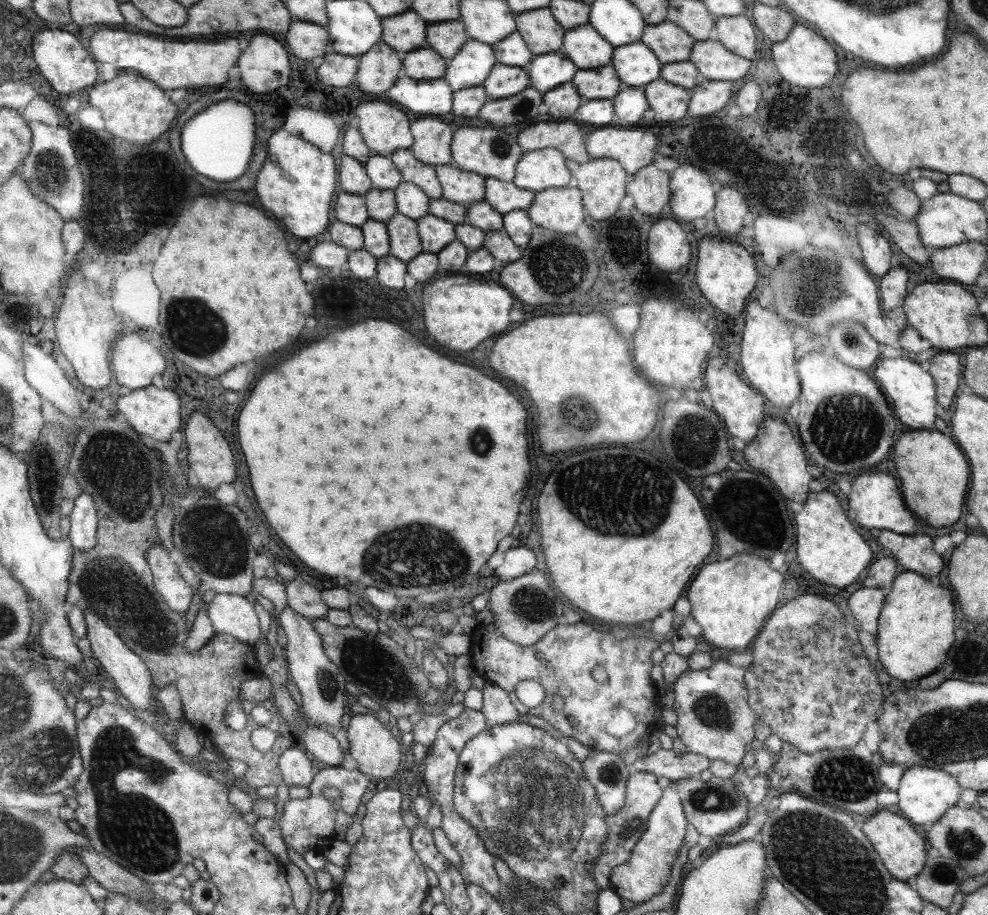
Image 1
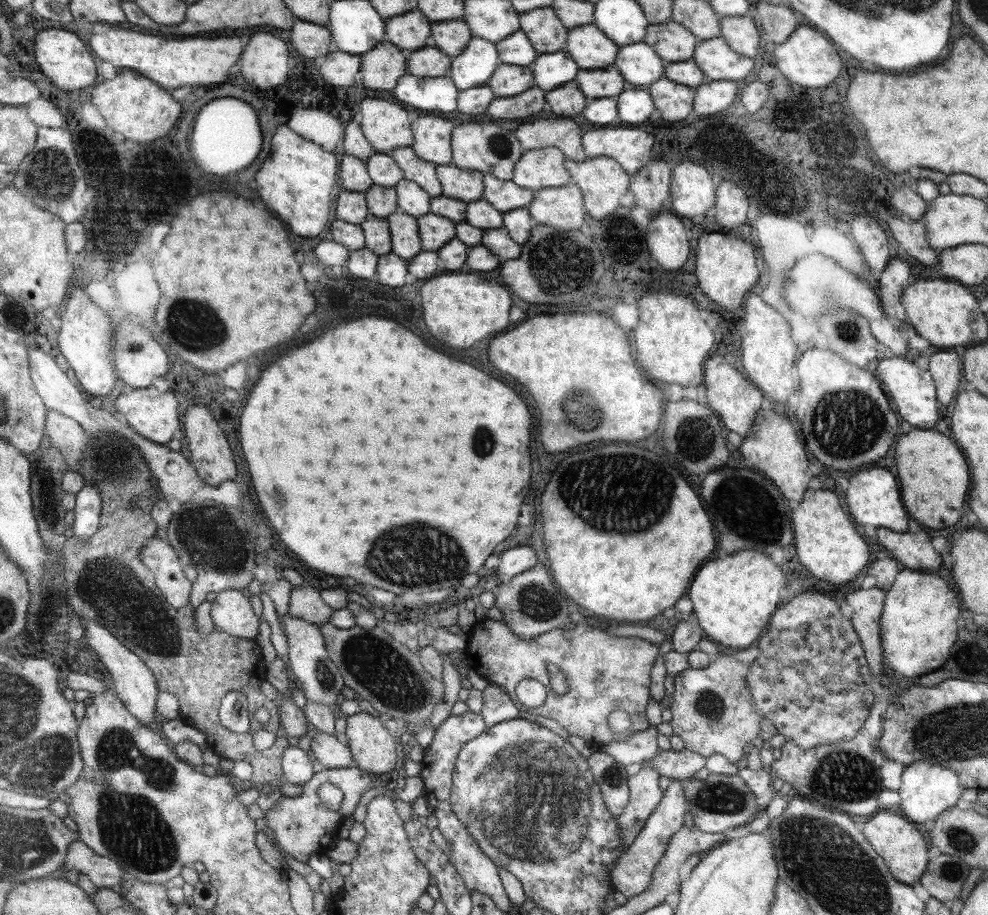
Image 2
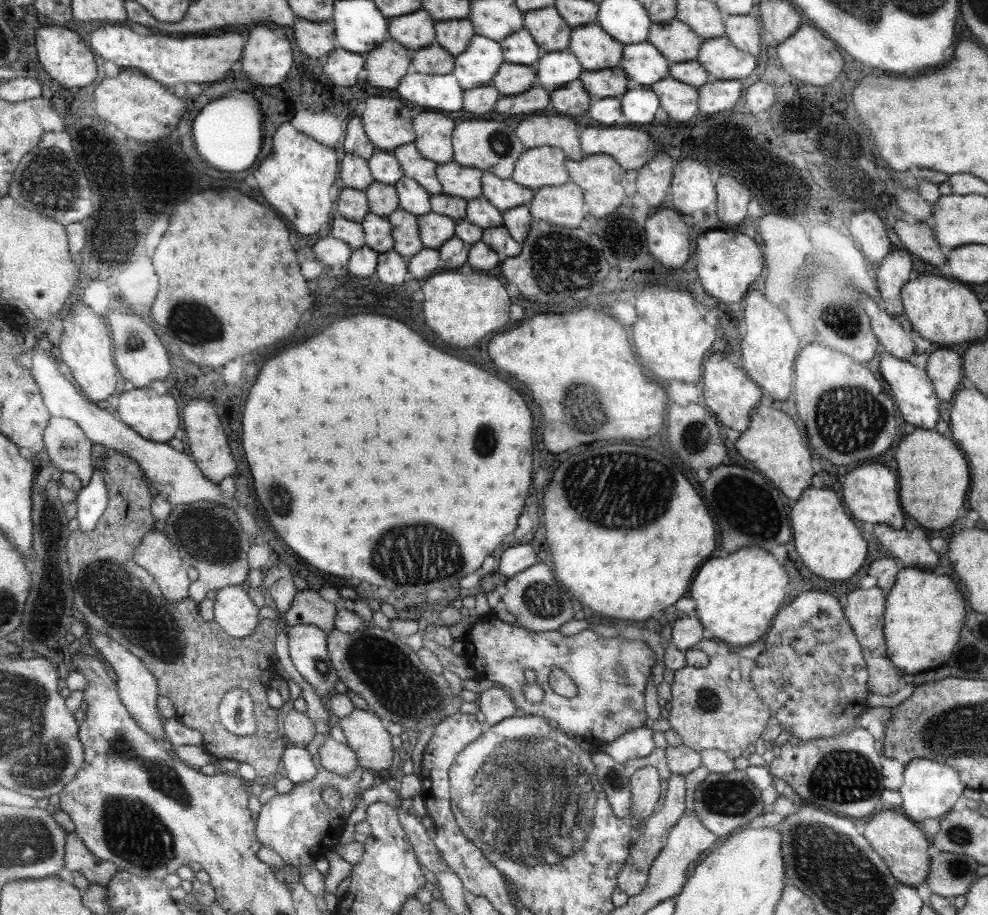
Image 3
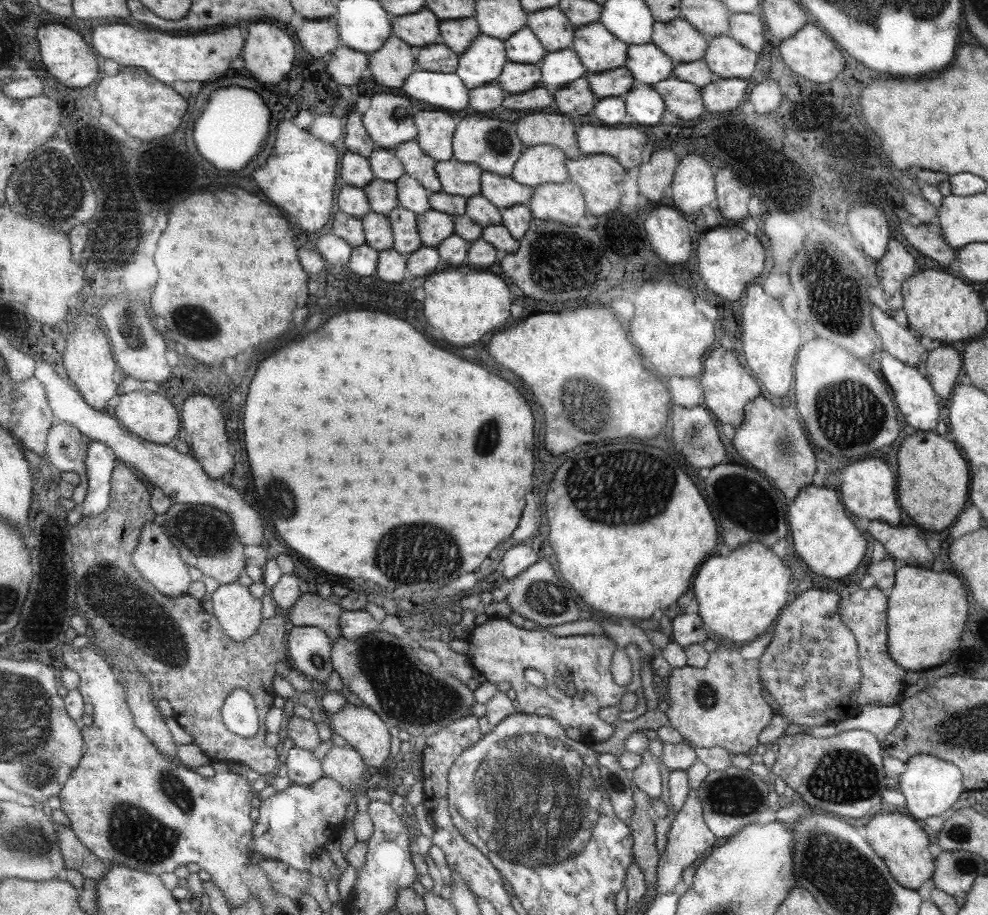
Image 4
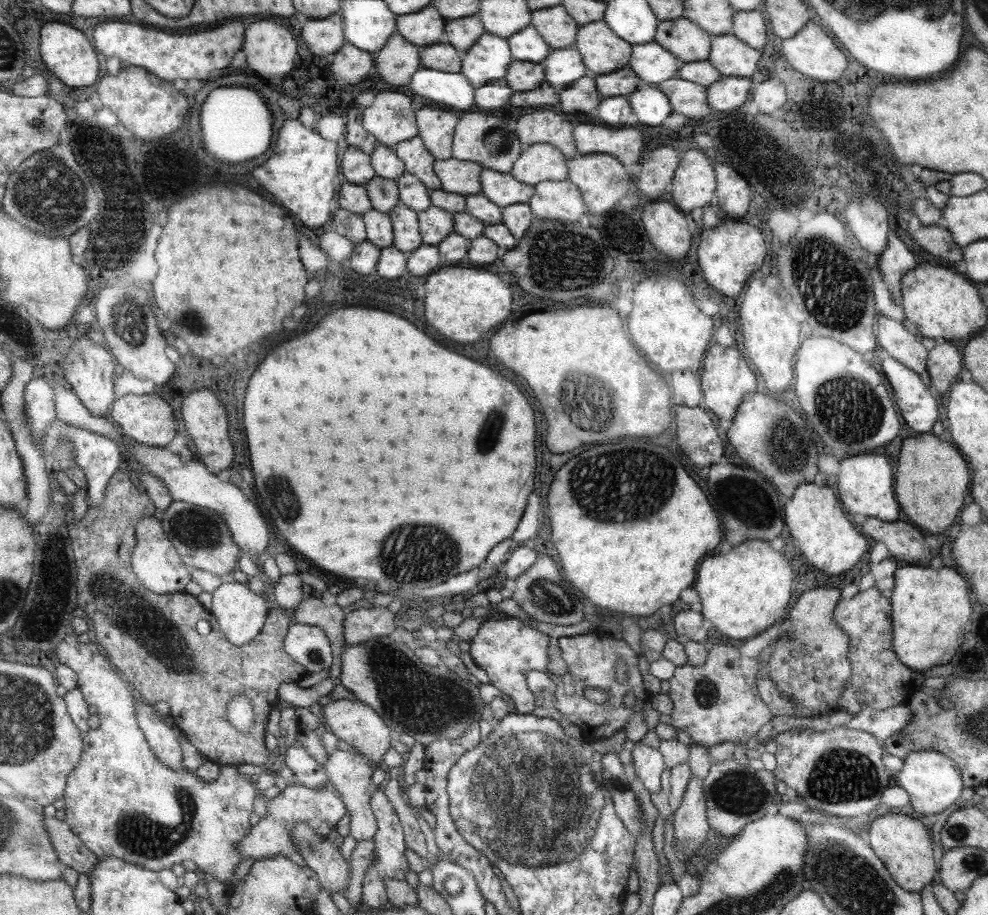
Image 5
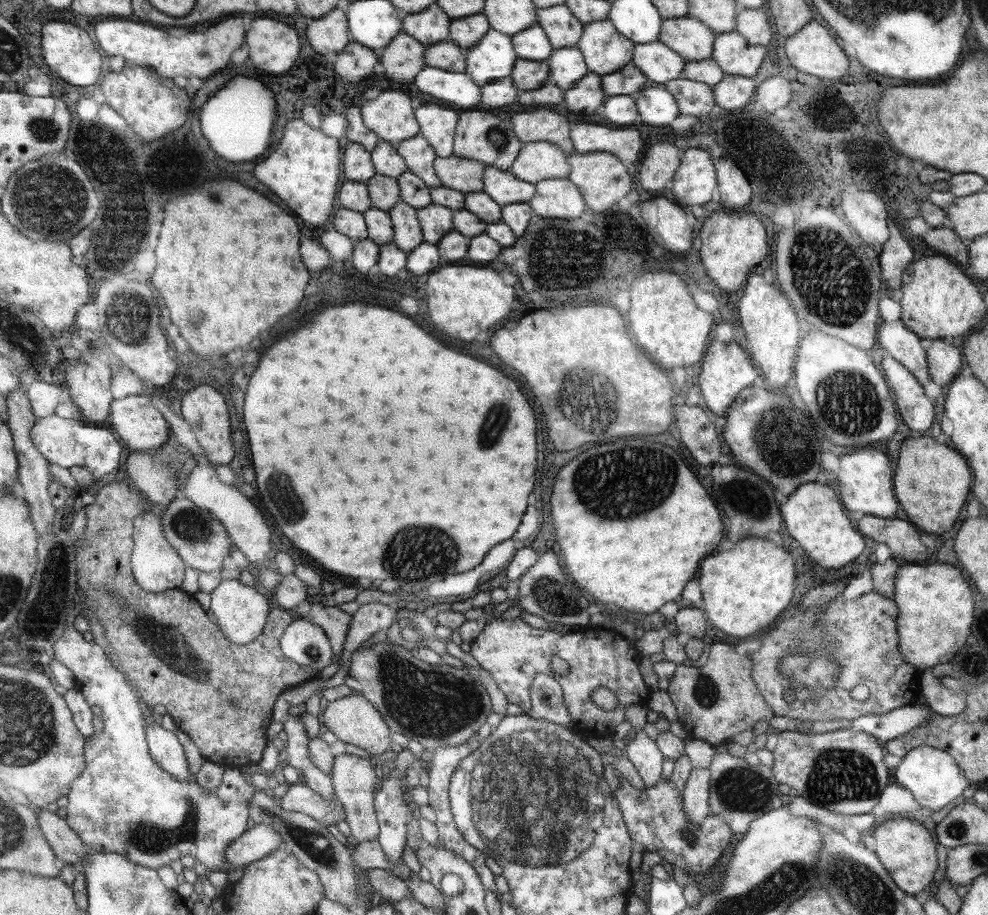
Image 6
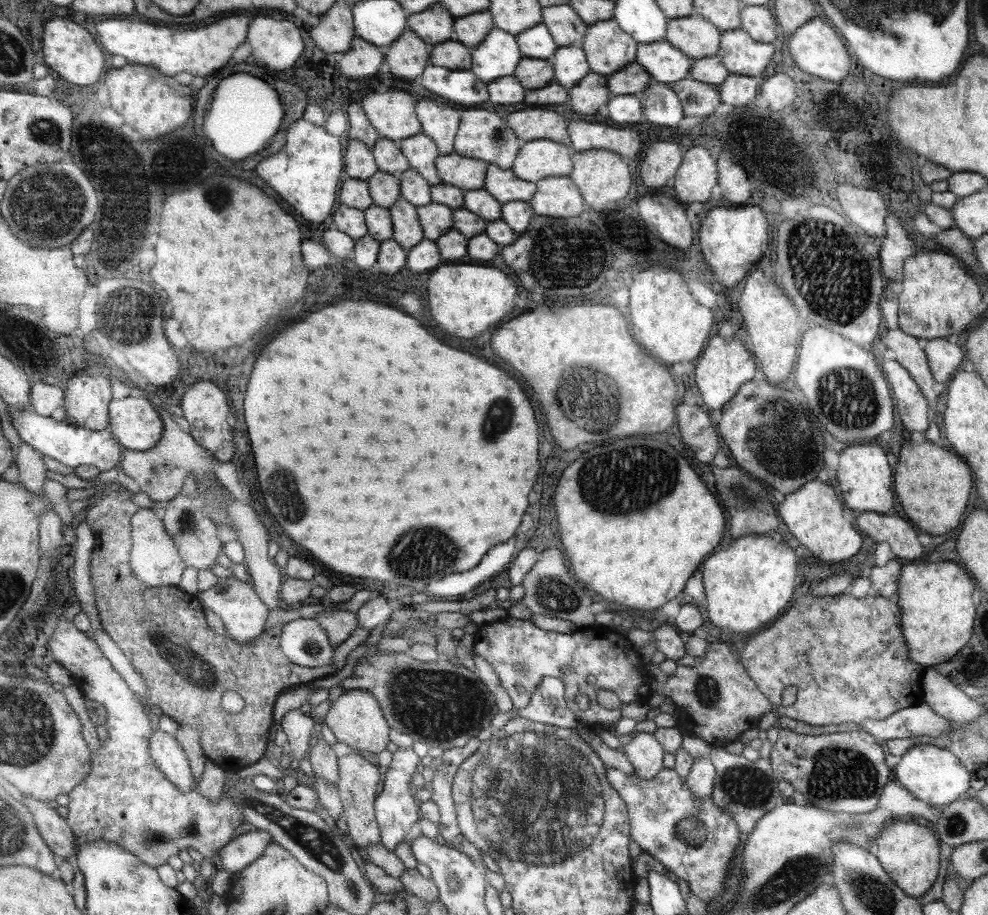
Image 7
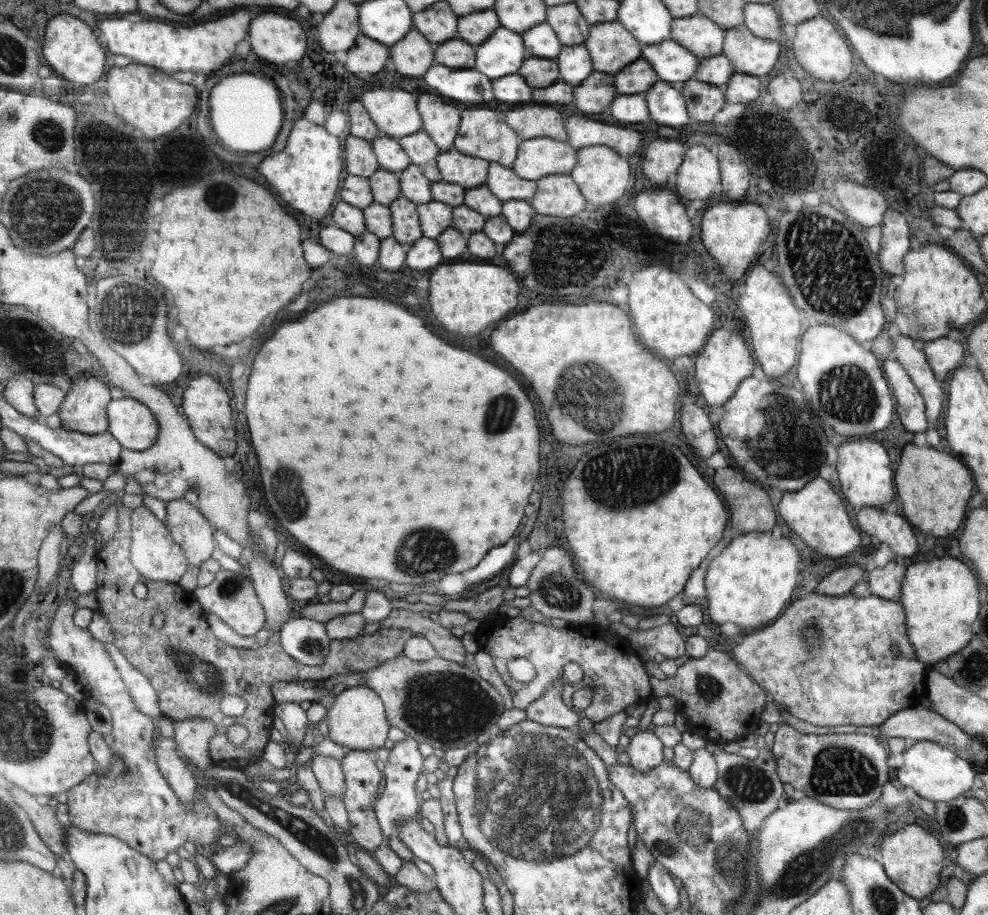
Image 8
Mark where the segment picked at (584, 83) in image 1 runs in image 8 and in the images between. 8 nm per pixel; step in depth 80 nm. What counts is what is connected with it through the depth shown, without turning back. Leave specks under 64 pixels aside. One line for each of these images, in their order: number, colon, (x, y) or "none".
2: (606, 82)
3: (612, 82)
4: (615, 83)
5: (623, 82)
6: (628, 80)
7: (632, 79)
8: (637, 77)

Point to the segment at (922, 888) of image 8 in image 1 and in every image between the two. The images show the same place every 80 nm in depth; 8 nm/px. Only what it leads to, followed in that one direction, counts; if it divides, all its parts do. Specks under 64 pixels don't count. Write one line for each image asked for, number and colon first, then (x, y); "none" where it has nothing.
1: (903, 851)
2: (904, 850)
3: (902, 846)
4: (903, 845)
5: (903, 844)
6: (906, 851)
7: (908, 853)

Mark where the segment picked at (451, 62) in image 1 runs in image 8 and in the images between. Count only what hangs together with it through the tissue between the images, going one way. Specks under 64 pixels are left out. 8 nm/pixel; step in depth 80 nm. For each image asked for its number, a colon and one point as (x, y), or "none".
2: (473, 68)
3: (477, 65)
4: (482, 62)
5: (488, 59)
6: (493, 57)
7: (498, 55)
8: (504, 52)

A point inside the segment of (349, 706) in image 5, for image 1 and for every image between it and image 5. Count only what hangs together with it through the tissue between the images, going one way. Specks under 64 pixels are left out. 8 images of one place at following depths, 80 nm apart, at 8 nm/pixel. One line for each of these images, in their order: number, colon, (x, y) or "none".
1: (376, 752)
2: (373, 751)
3: (363, 732)
4: (361, 728)

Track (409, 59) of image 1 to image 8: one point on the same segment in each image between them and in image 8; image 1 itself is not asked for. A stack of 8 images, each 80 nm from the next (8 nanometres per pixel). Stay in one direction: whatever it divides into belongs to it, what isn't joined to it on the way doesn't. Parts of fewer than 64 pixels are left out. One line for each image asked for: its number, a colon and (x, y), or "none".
2: (425, 62)
3: (432, 60)
4: (434, 58)
5: (443, 57)
6: (445, 55)
7: (453, 55)
8: (457, 54)

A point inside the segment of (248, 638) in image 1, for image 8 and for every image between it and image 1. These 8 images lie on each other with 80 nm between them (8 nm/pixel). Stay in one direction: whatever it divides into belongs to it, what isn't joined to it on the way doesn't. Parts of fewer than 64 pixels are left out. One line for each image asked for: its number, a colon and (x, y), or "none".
2: (232, 612)
3: (235, 612)
4: (239, 611)
5: (241, 613)
6: (241, 611)
7: (241, 610)
8: (231, 596)

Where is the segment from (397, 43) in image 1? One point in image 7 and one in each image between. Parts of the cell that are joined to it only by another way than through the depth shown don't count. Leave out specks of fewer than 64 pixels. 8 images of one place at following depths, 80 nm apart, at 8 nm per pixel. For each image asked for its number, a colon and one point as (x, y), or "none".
2: (409, 31)
3: (414, 31)
4: (421, 28)
5: (424, 28)
6: (431, 25)
7: (435, 24)

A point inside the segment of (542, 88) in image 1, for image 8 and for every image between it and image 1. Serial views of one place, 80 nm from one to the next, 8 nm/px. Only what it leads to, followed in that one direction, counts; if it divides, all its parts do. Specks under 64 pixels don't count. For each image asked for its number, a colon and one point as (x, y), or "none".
2: (551, 70)
3: (554, 69)
4: (558, 69)
5: (564, 66)
6: (566, 65)
7: (570, 65)
8: (575, 64)

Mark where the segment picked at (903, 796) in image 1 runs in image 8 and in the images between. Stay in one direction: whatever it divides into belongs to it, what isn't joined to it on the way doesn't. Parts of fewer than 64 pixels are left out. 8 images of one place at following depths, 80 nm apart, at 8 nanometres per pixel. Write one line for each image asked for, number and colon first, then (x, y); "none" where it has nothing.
2: (926, 790)
3: (929, 789)
4: (929, 785)
5: (932, 781)
6: (932, 777)
7: (935, 776)
8: (936, 773)

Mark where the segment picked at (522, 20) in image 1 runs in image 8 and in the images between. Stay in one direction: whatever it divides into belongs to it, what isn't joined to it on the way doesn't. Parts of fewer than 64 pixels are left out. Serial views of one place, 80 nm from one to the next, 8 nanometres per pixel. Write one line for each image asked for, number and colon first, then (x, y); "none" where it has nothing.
2: (547, 34)
3: (551, 33)
4: (552, 27)
5: (559, 30)
6: (563, 29)
7: (566, 27)
8: (569, 25)

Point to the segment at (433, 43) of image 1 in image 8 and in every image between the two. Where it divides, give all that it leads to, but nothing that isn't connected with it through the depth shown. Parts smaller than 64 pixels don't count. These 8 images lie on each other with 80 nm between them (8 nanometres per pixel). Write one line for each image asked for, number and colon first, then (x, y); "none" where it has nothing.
2: (451, 35)
3: (453, 35)
4: (457, 34)
5: (462, 33)
6: (464, 31)
7: (470, 30)
8: (475, 28)

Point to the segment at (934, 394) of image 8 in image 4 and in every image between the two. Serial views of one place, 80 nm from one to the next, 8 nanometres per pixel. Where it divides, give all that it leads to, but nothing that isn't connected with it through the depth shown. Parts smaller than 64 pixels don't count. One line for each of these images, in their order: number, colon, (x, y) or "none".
4: (894, 339)
5: (894, 341)
6: (902, 345)
7: (908, 354)

